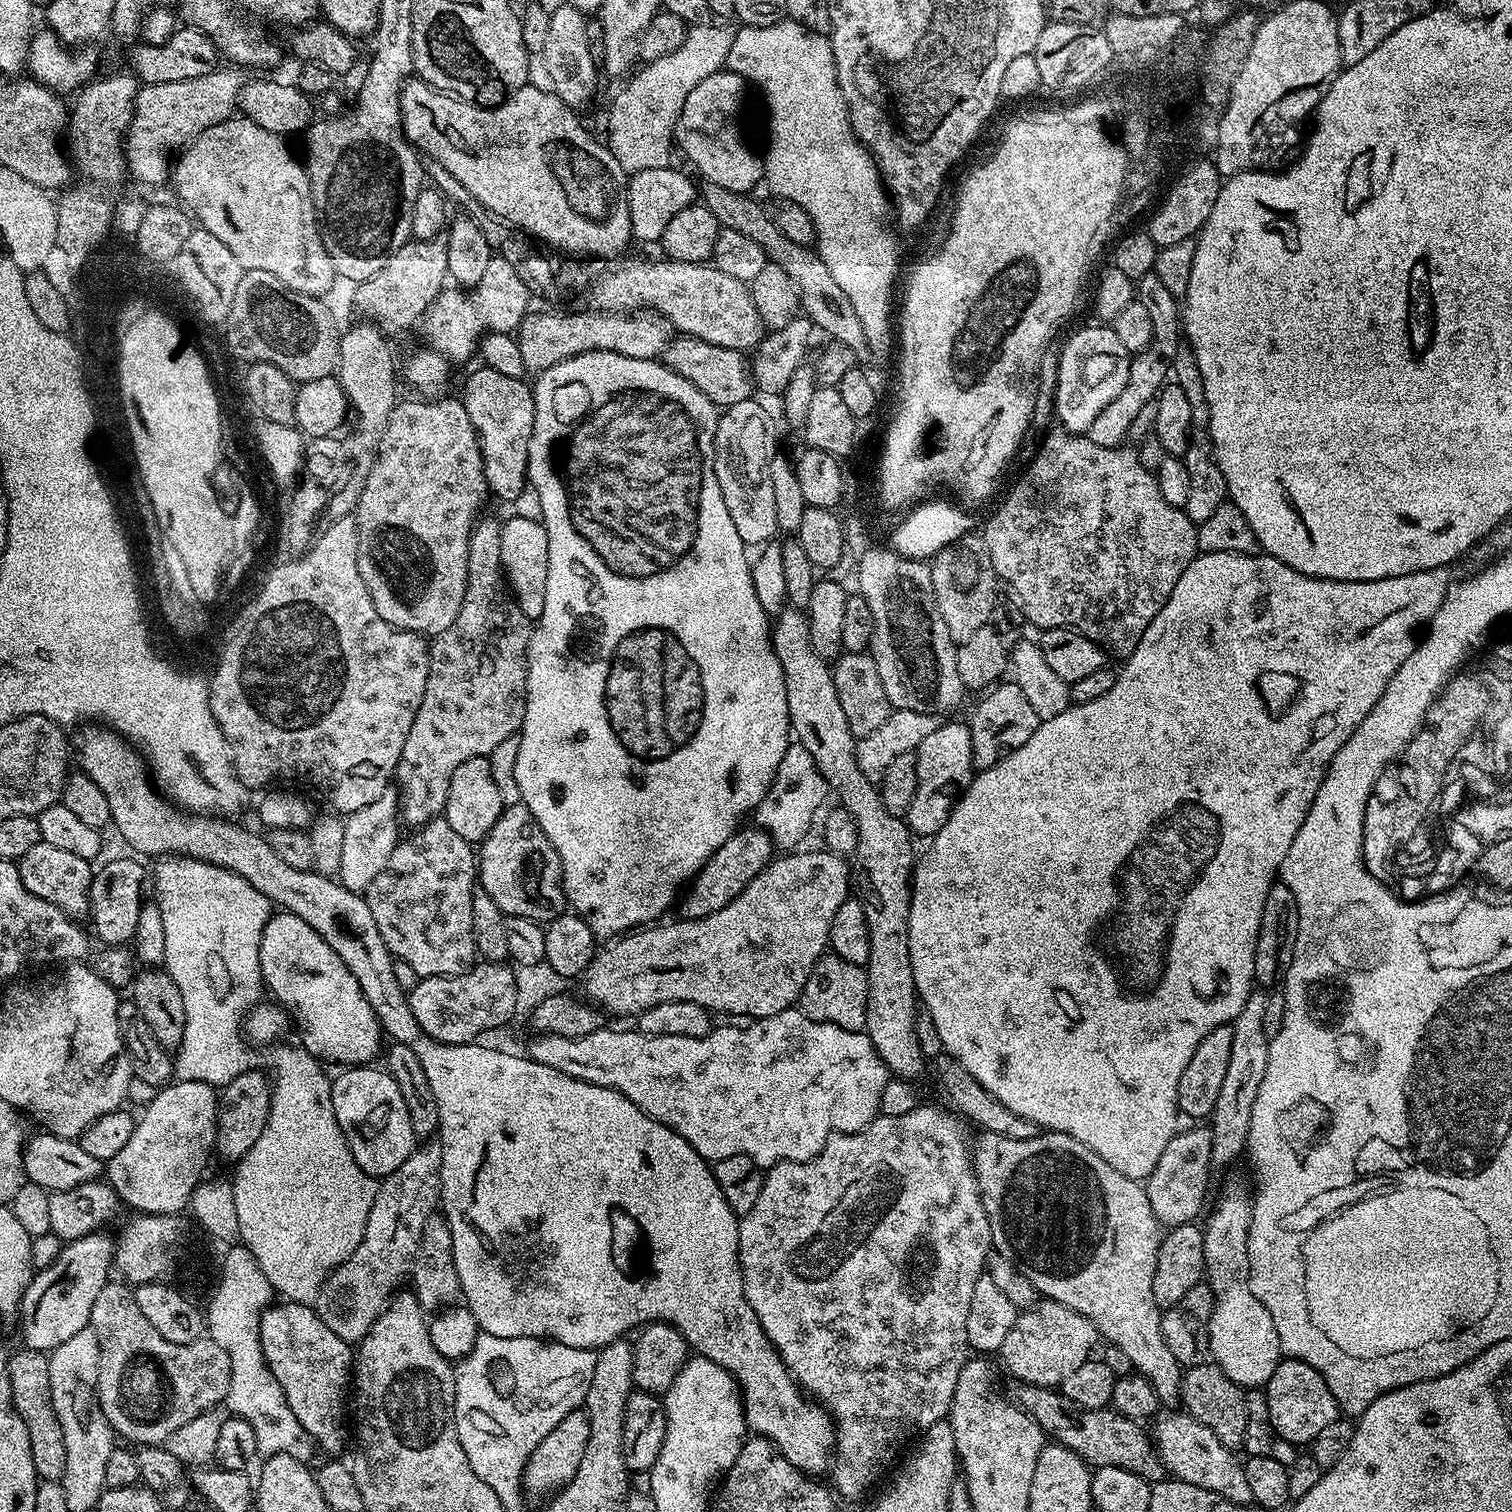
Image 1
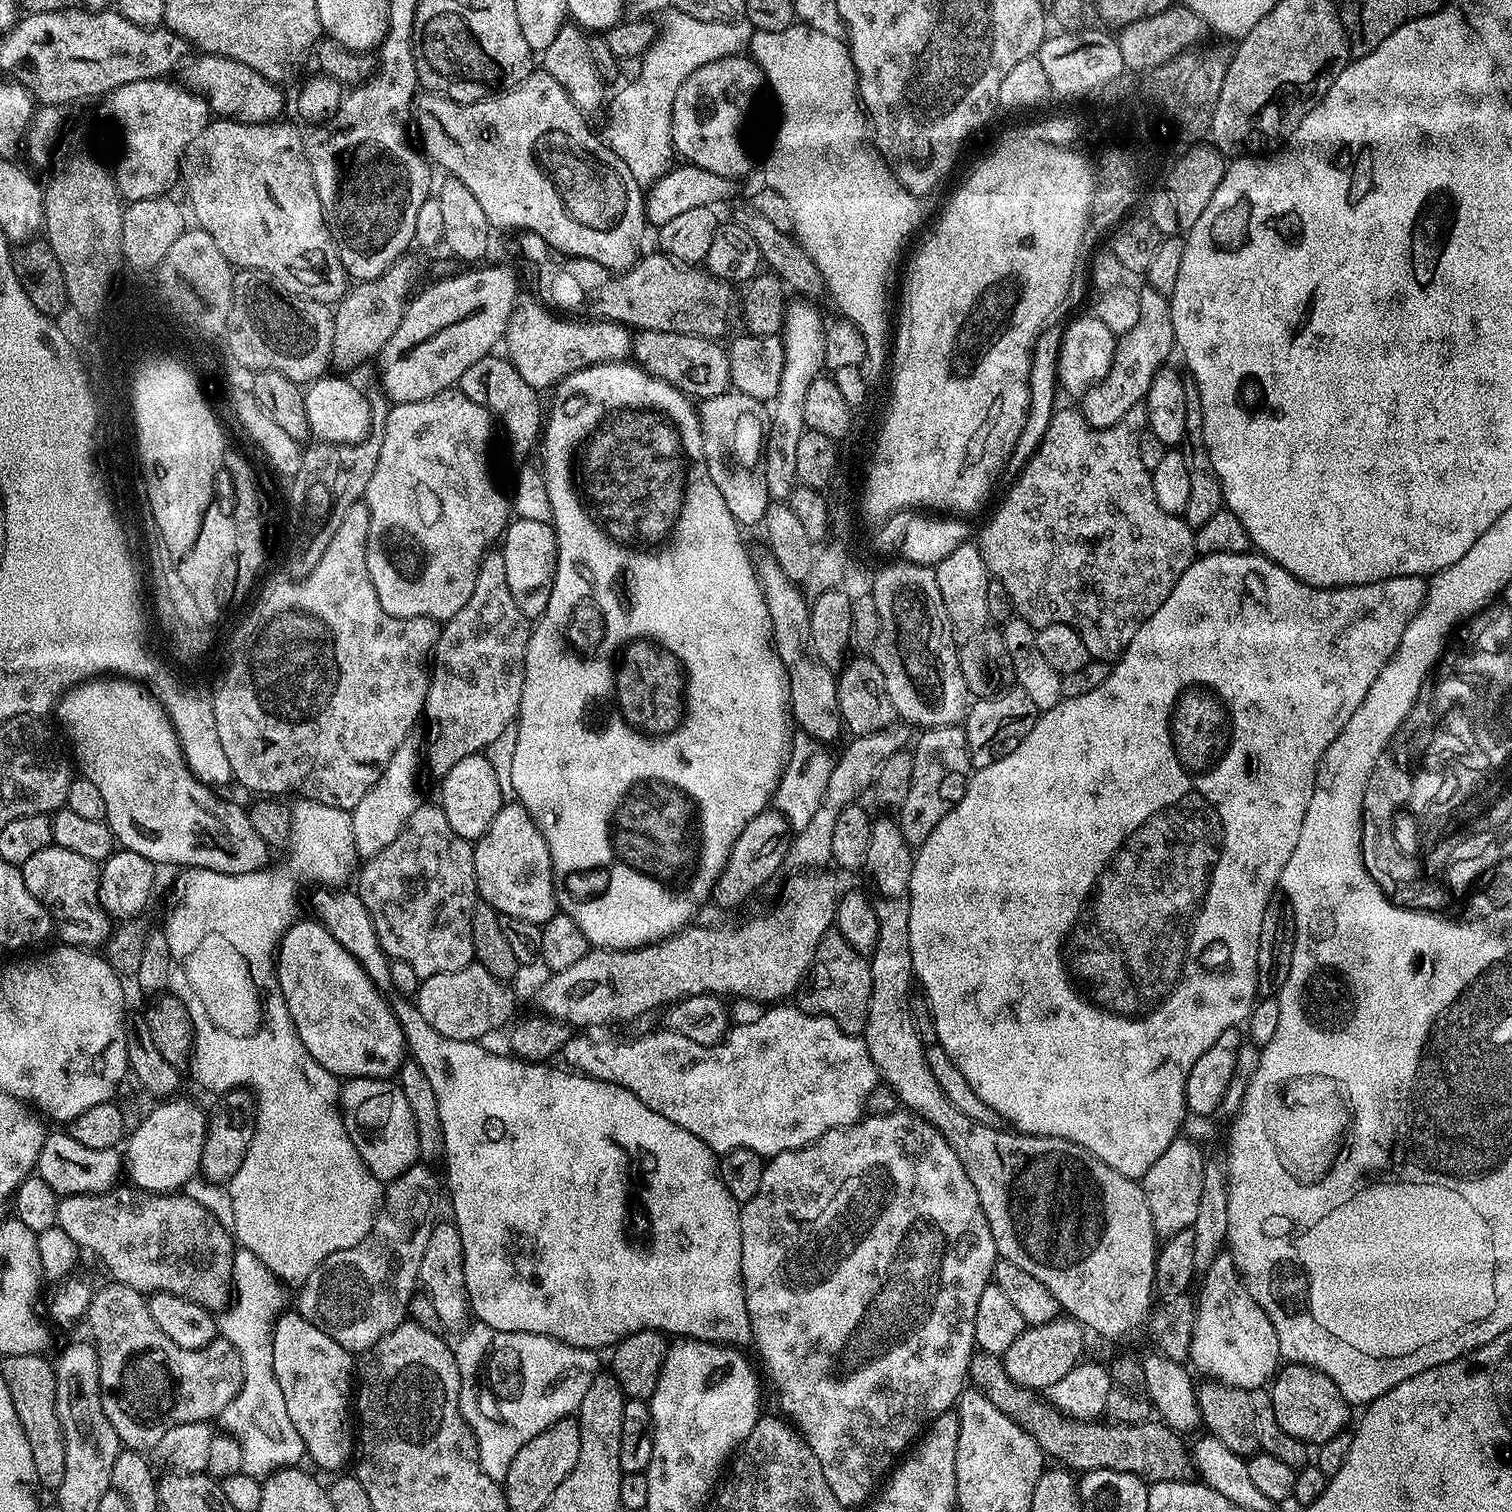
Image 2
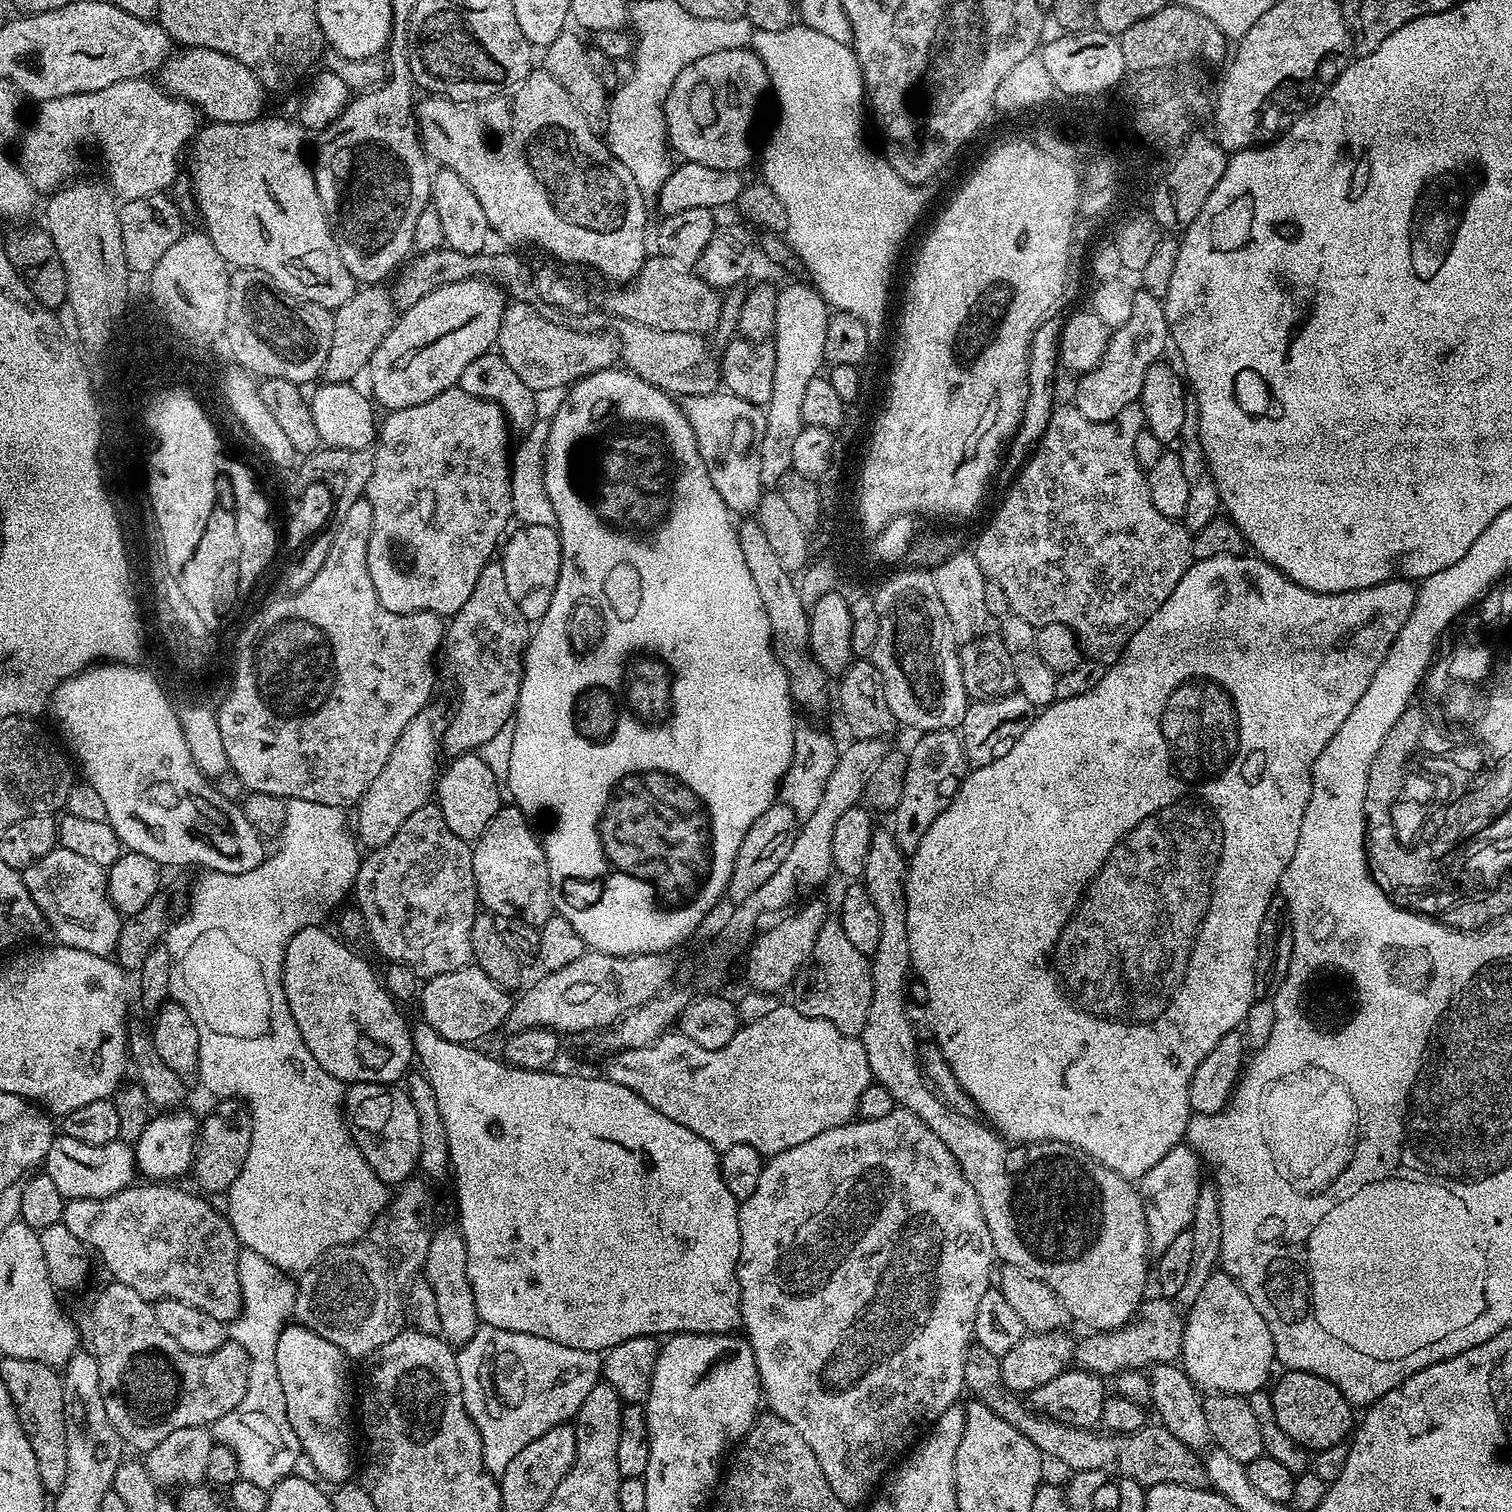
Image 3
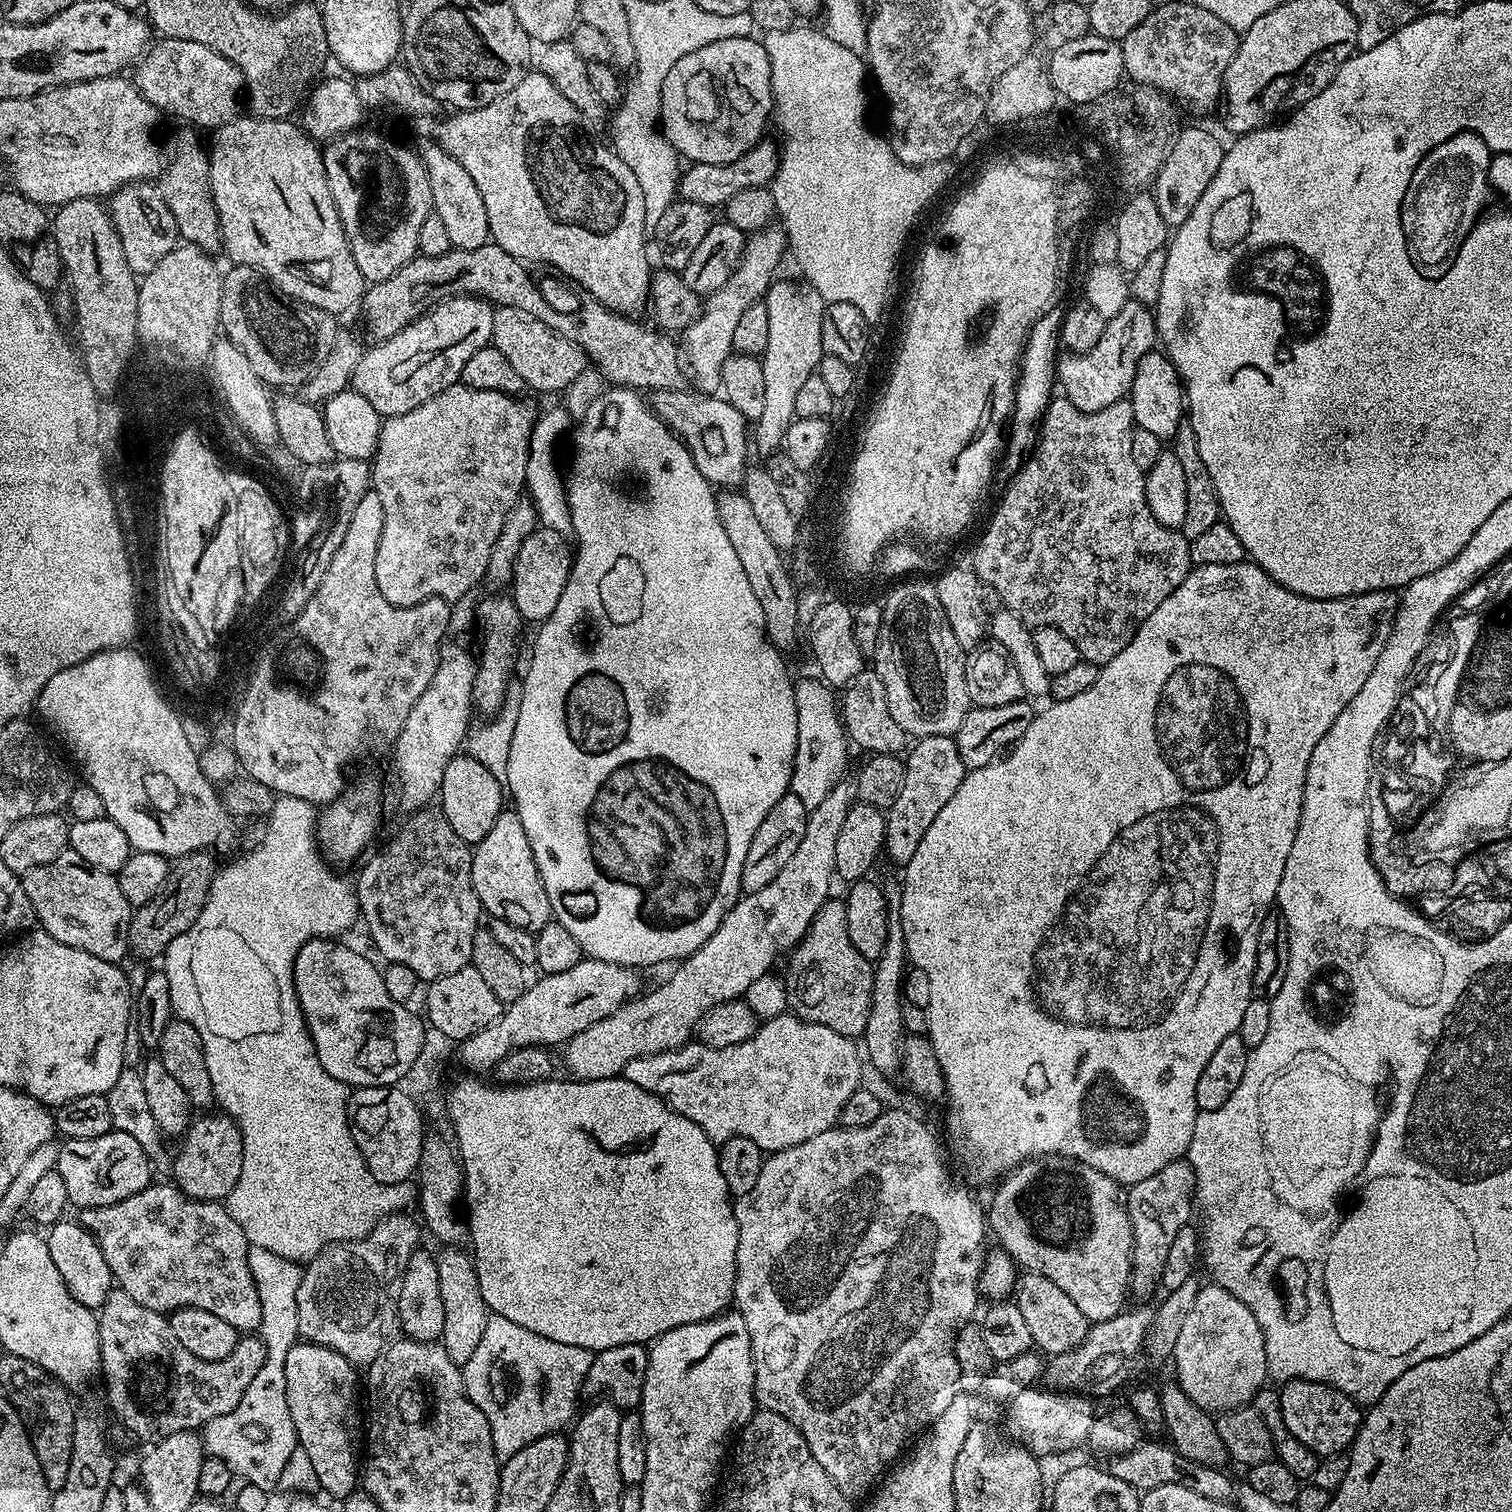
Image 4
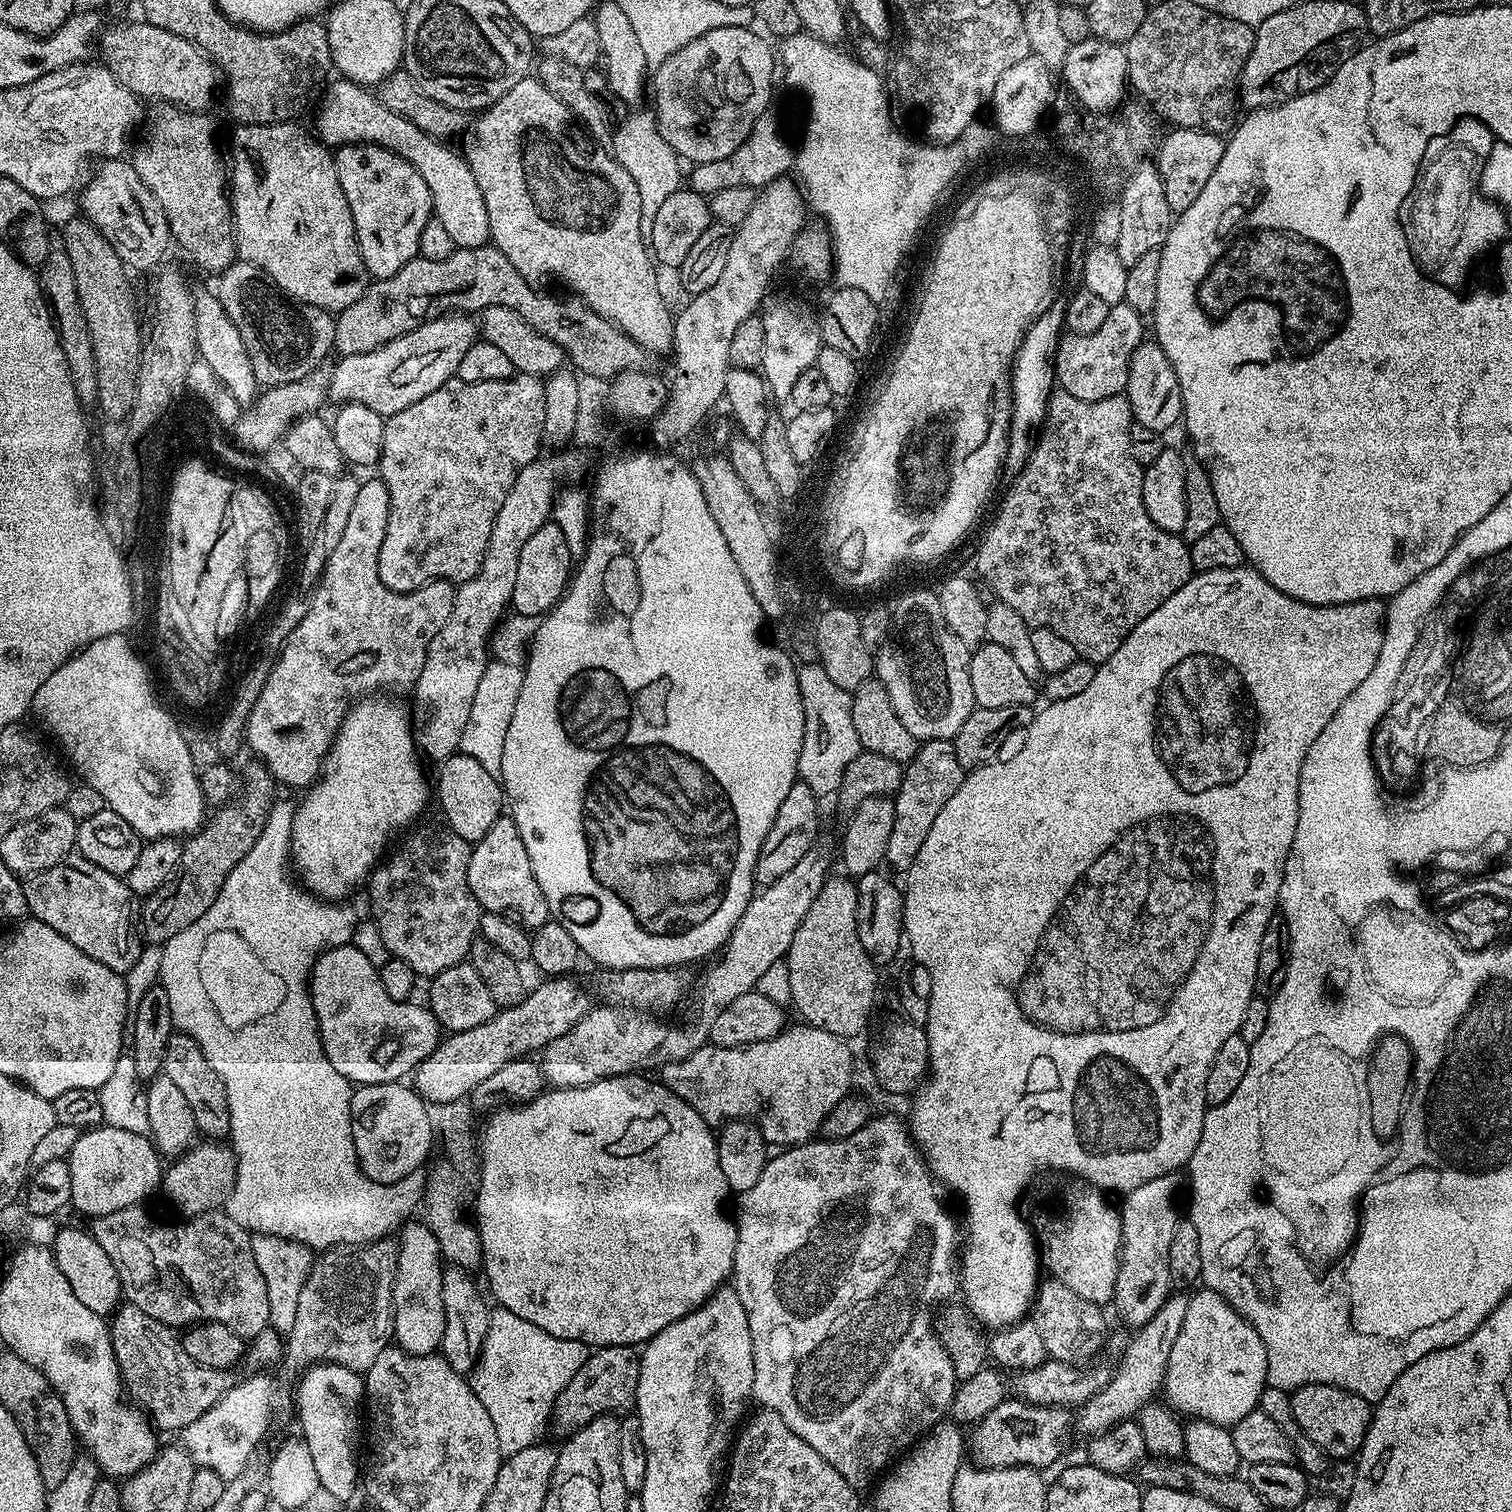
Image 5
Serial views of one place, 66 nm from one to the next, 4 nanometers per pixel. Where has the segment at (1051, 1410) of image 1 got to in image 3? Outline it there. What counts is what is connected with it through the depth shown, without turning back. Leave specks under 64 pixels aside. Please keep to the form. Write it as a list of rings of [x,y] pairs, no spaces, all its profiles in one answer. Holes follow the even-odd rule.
[[[973,1343],[969,1347],[966,1354],[966,1366],[964,1367],[964,1387],[969,1393],[972,1391],[976,1395],[973,1397],[979,1403],[985,1404],[990,1410],[994,1410],[994,1414],[998,1414],[998,1418],[1010,1422],[1010,1426],[1014,1426],[1014,1430],[1018,1430],[1018,1434],[1026,1434],[1026,1438],[1030,1438],[1030,1442],[1034,1442],[1034,1446],[1041,1454],[1048,1458],[1053,1456],[1058,1463],[1072,1468],[1073,1473],[1105,1472],[1111,1476],[1121,1476],[1127,1480],[1133,1480],[1145,1490],[1159,1484],[1181,1484],[1187,1488],[1209,1487],[1208,1472],[1204,1468],[1203,1459],[1193,1449],[1187,1448],[1182,1442],[1178,1442],[1178,1438],[1174,1438],[1174,1434],[1170,1434],[1170,1430],[1166,1430],[1159,1423],[1149,1423],[1147,1426],[1136,1428],[1132,1432],[1107,1432],[1093,1430],[1092,1428],[1071,1428],[1069,1424],[1064,1424],[1052,1416],[1037,1412],[1031,1403],[1024,1401],[1023,1404],[1020,1401],[1023,1399],[1017,1393],[1008,1391],[1007,1386],[1002,1382],[1000,1357],[990,1354],[990,1350],[986,1350],[986,1346]]]

